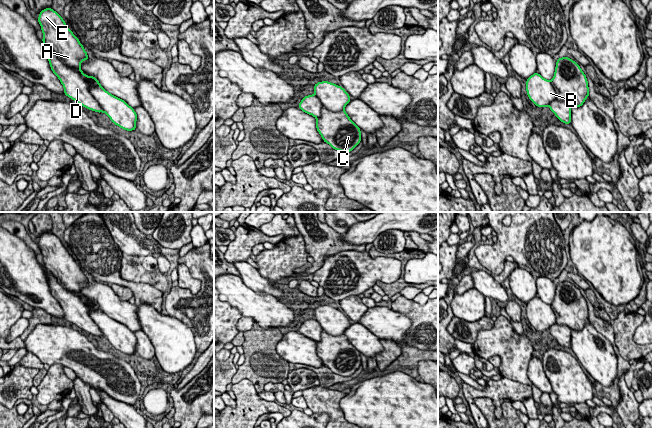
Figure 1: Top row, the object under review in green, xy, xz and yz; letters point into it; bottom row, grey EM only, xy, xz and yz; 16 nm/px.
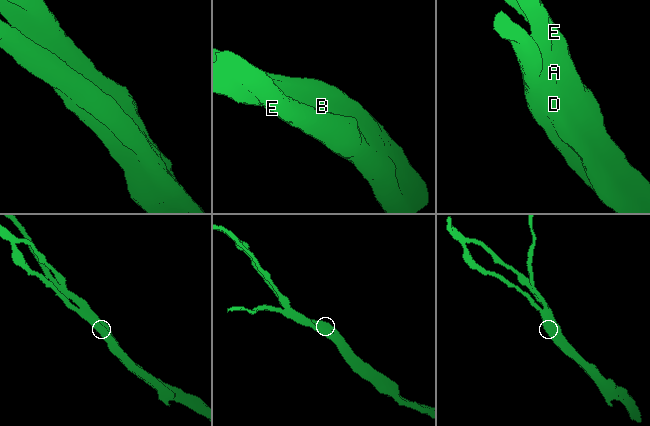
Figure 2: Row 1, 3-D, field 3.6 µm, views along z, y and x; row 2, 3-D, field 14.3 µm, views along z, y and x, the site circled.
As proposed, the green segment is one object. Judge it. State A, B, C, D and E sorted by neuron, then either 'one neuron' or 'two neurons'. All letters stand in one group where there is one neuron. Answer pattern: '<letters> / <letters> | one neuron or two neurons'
A B C E / D | two neurons

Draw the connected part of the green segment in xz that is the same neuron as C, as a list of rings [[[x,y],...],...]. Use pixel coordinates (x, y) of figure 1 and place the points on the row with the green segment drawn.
[[[328,81],[315,84],[314,93],[323,105],[321,115],[316,118],[316,128],[323,141],[335,150],[352,151],[361,142],[361,132],[344,110],[351,101],[349,94]]]

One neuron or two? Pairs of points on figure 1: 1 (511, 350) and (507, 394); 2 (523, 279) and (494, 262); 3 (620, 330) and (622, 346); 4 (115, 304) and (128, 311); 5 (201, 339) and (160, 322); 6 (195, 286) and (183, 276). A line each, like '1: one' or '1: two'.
1: two
2: two
3: one
4: one
5: two
6: one

